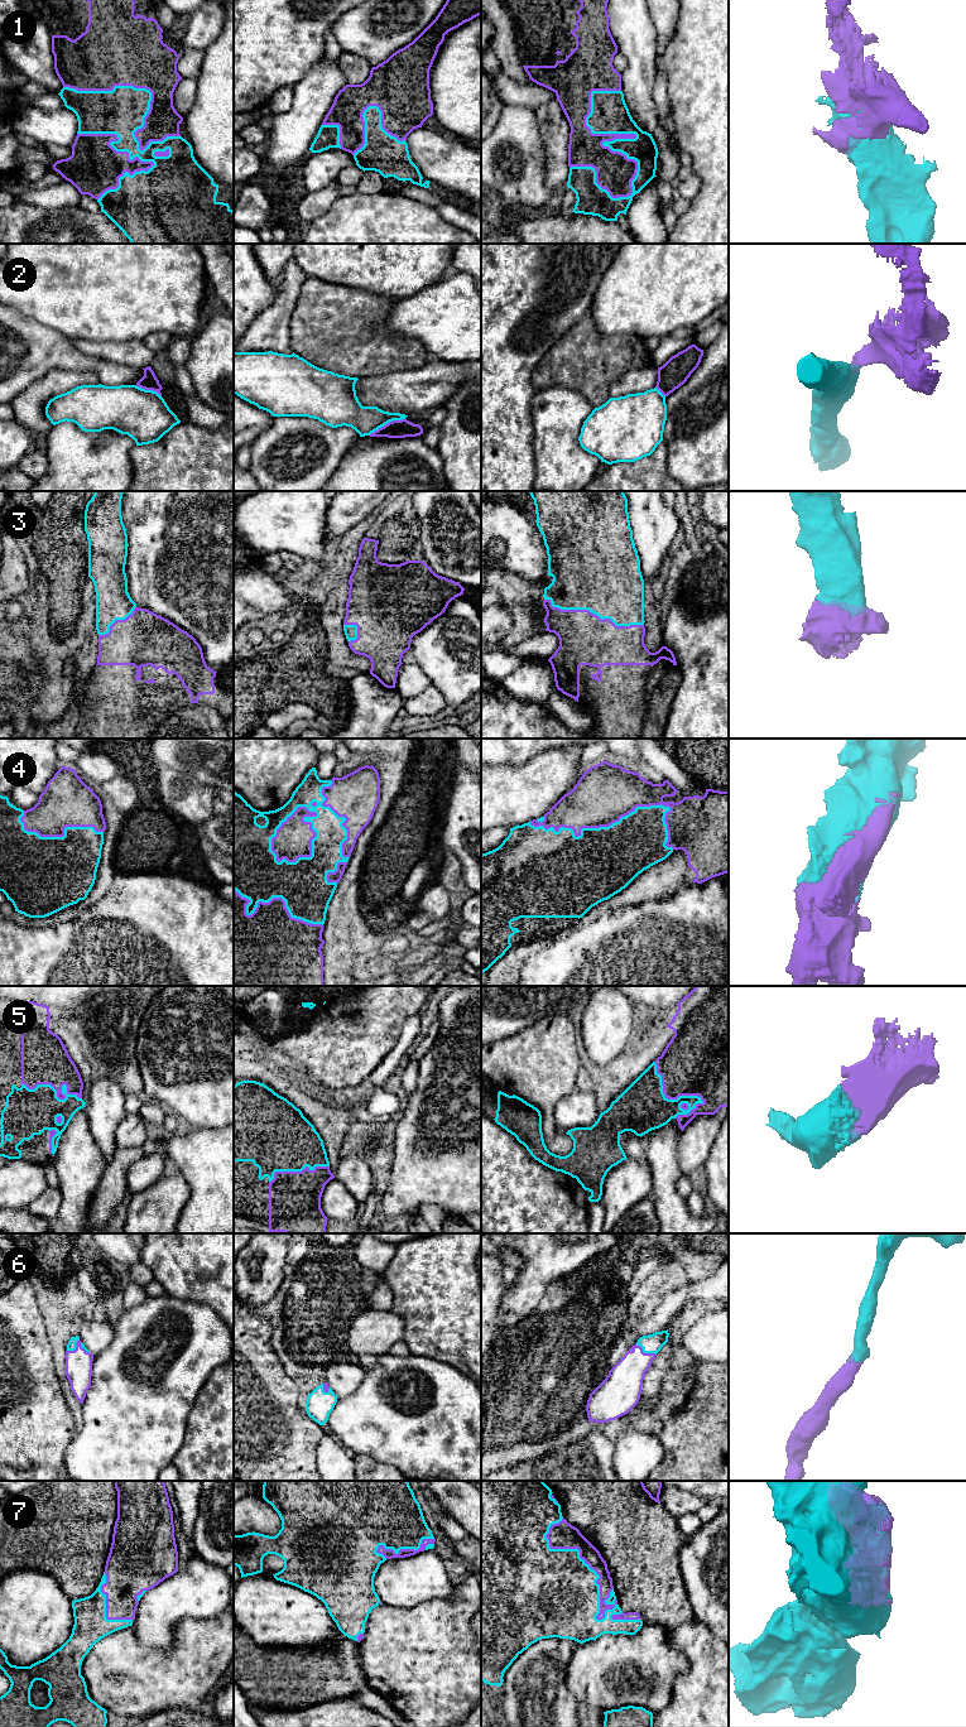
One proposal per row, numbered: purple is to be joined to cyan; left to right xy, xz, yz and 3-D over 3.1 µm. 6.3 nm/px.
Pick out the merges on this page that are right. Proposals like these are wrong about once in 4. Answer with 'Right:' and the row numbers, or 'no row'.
Right: 1, 3, 4, 5, 6, 7

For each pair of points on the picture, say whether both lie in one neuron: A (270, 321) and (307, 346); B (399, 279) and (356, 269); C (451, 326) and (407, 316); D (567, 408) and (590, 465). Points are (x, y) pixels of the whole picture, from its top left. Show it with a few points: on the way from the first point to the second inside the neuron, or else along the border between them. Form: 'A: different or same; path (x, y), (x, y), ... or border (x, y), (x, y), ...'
A: different; border (297, 304), (289, 321), (289, 347), (292, 351)
B: same; path (389, 274), (371, 274), (366, 269)
C: same; path (440, 316), (418, 316)
D: same; path (567, 422), (567, 443), (576, 452)

